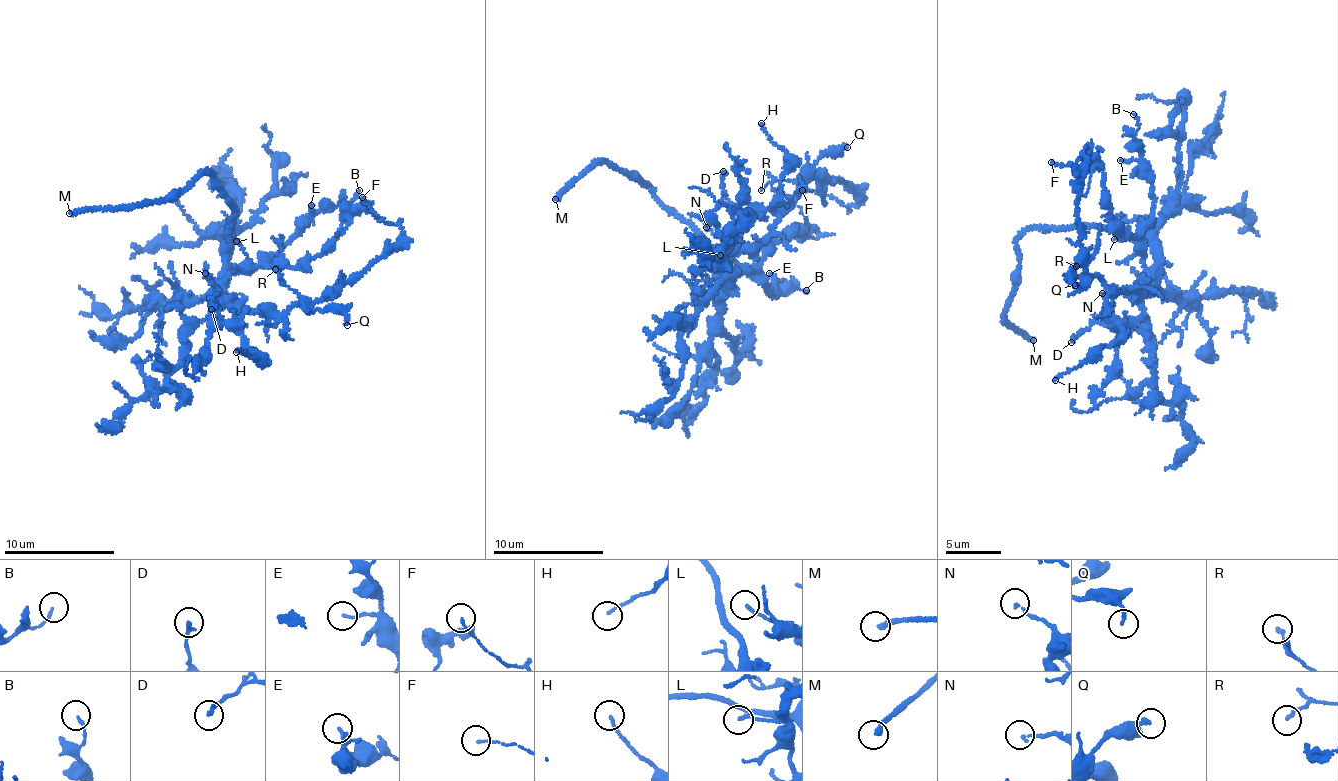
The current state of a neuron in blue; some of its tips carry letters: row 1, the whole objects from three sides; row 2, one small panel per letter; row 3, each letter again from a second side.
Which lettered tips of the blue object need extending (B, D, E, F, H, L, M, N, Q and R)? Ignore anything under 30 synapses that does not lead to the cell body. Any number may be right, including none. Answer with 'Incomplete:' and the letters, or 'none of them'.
Incomplete: M

